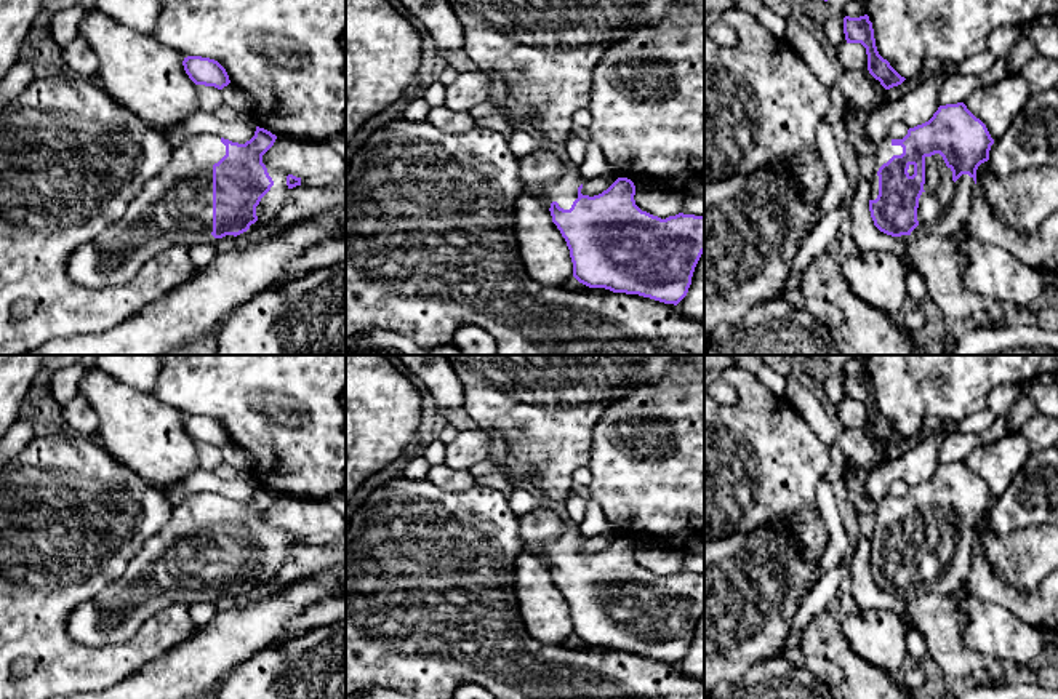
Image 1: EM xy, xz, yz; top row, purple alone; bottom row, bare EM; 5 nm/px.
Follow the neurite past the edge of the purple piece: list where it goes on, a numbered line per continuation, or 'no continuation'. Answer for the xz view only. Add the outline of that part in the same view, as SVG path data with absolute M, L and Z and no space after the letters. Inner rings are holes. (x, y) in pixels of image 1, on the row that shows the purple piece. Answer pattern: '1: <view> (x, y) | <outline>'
1: xz (565, 191) | M568 163L563 176L557 182L536 194L547 208L551 208L552 202L557 202L560 208L570 210L573 202L578 198L578 187L584 182L586 179L579 174L578 168Z

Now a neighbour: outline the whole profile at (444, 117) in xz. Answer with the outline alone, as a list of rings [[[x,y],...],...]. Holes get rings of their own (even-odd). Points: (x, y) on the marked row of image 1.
[[[432,106],[426,122],[447,133],[456,134],[469,133],[479,125],[469,112],[455,110],[448,106]]]

